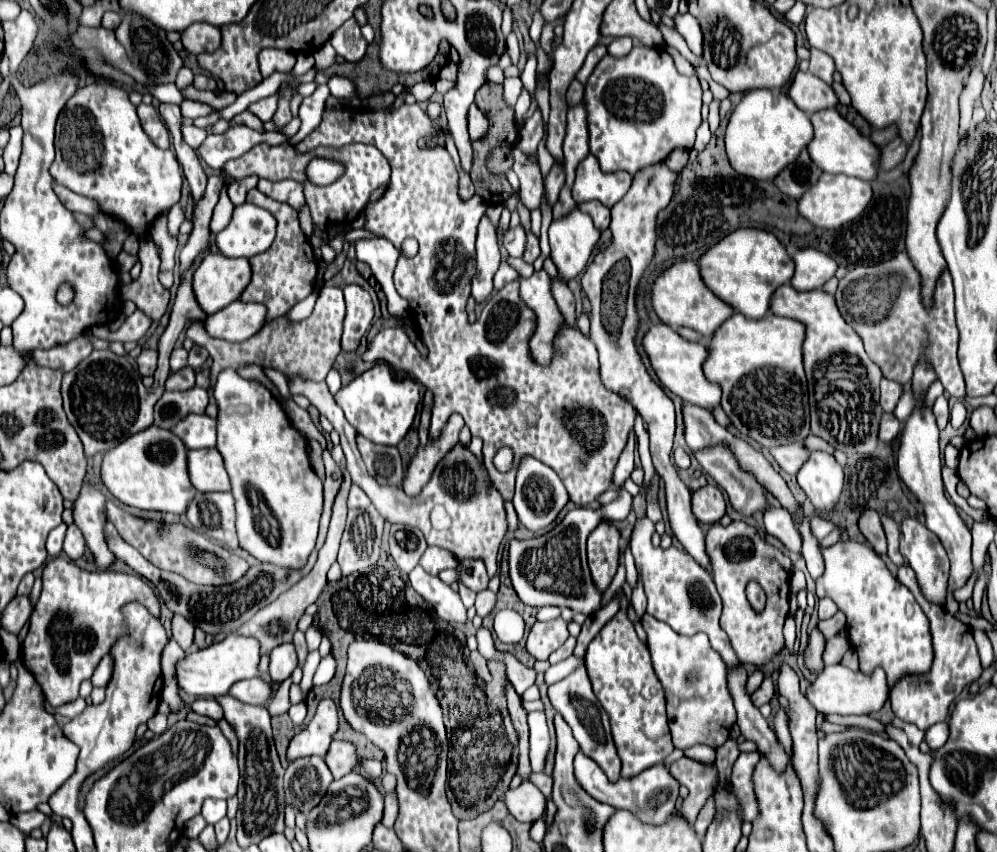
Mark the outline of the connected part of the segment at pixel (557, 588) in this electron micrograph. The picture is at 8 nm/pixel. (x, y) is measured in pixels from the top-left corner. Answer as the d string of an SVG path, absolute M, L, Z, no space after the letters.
M620 490L620 498L606 504L600 510L587 507L570 510L566 518L552 530L534 540L510 540L510 580L520 596L520 600L528 606L558 606L570 608L574 612L582 612L586 616L598 612L602 608L602 592L592 584L592 576L587 562L586 541L590 532L600 522L615 522L627 518L631 510L633 497Z

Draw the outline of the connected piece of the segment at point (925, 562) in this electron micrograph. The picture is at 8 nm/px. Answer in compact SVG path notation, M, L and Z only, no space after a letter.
M904 518L900 532L906 552L910 552L904 556L916 572L924 596L936 604L944 604L950 562L942 542L934 532L914 518Z

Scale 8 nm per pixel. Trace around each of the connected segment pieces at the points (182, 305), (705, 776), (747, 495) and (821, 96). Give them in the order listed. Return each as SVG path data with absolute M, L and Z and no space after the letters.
M196 260L196 264L192 264L192 268L188 268L188 272L184 272L184 284L180 284L180 288L178 288L178 294L176 294L176 300L172 306L172 314L170 314L170 324L158 344L160 358L158 358L158 370L154 372L154 380L158 378L160 372L166 376L170 352L174 348L178 334L186 328L186 324L196 318L204 320L204 316L206 316L206 312L200 308L200 304L196 304L196 298L192 292L192 272L196 270L198 264L200 264L200 260Z
M682 756L680 760L670 764L672 776L684 784L690 794L684 800L684 806L678 810L690 824L694 824L698 812L704 808L708 798L714 794L718 782L718 768L714 764L702 764L692 758Z
M716 444L716 448L706 448L704 452L692 452L698 464L716 480L720 488L726 490L732 508L744 516L756 514L756 510L764 512L764 508L772 508L766 500L764 486L758 484L754 476L748 476L736 464L736 456L732 456L732 448L728 444Z
M800 72L794 76L794 82L788 90L788 96L808 114L820 112L824 108L834 108L838 104L838 96L834 94L830 84L824 84L818 76L810 72Z

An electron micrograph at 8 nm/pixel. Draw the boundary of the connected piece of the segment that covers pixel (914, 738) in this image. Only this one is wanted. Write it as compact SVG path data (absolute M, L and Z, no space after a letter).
M894 717L893 720L891 720L889 723L905 731L908 740L912 745L918 746L920 745L921 742L923 742L925 731L922 731L919 728L917 728L916 725L912 723L904 722L897 717Z

